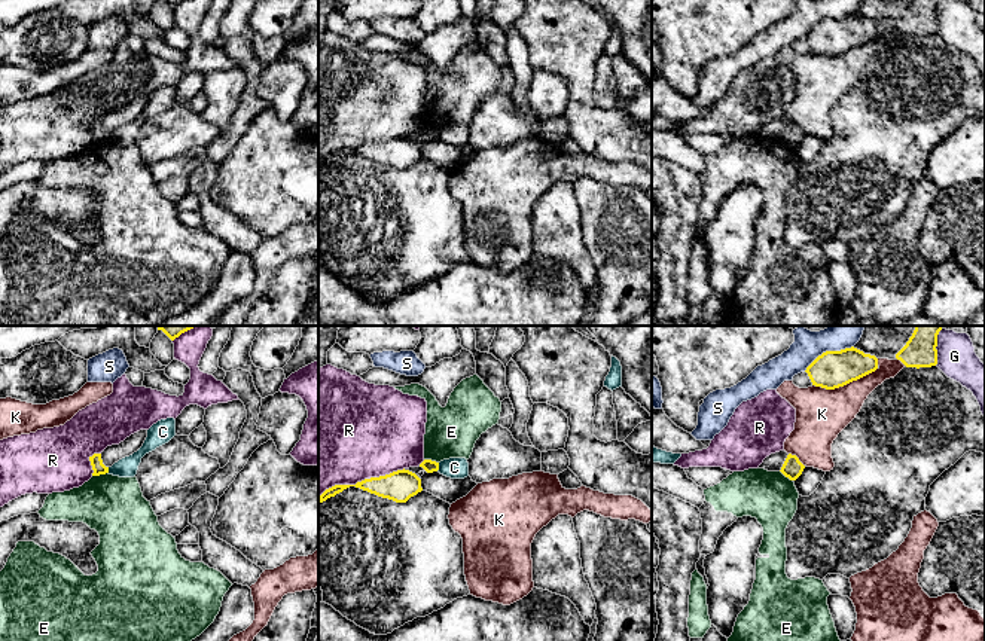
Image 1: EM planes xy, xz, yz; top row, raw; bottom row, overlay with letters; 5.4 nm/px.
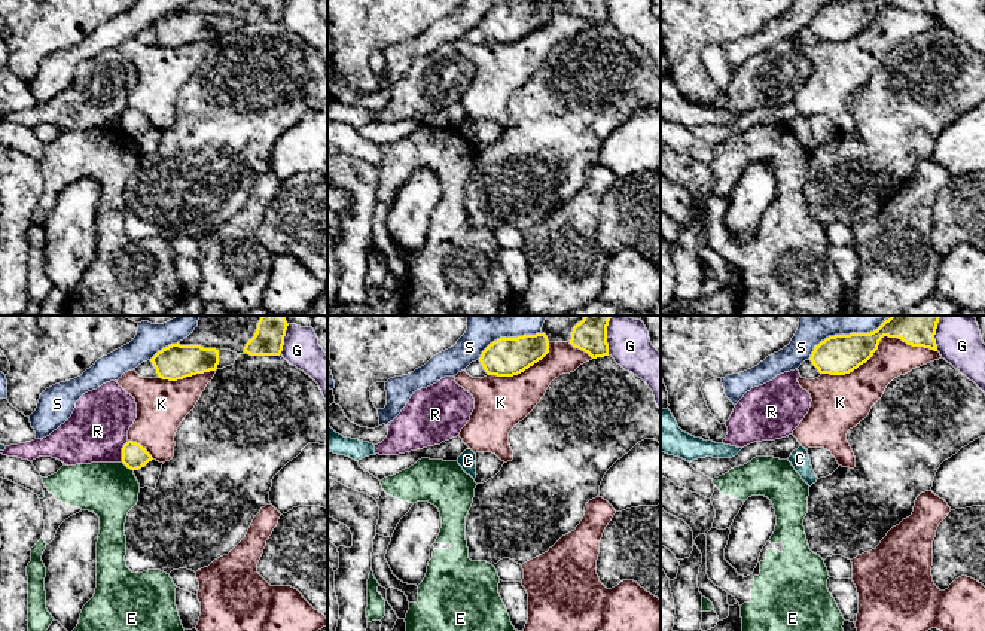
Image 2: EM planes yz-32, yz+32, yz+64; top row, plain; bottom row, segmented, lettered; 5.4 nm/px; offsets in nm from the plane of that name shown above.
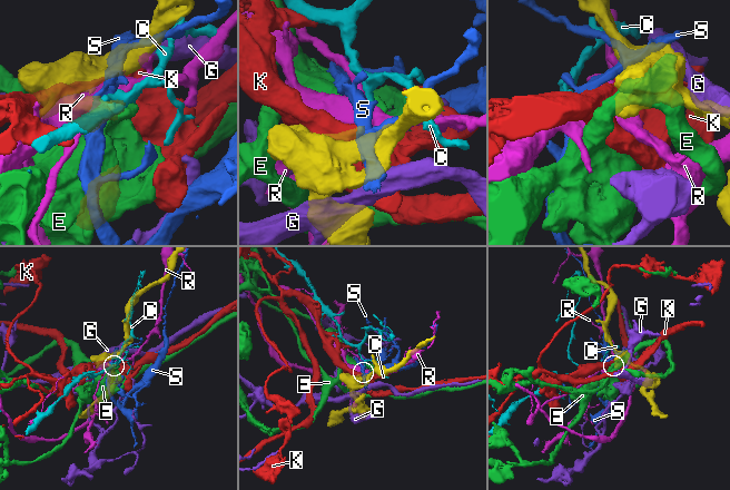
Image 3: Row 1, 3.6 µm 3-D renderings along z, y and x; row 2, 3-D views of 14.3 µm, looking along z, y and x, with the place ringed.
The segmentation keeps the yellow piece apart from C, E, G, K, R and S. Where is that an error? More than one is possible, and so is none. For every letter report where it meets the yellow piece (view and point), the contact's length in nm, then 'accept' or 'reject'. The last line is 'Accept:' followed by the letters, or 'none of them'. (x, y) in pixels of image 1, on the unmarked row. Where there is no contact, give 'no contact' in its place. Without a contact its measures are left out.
C: xz (438, 134) | 50 nm | reject
E: xy (100, 140) | 90 nm | reject
G: yz (936, 17) | 180 nm | reject
K: yz (844, 51) | 360 nm | reject
R: xz (362, 147) | 500 nm | reject
S: yz (828, 18) | 300 nm | reject
Accept: none of them

